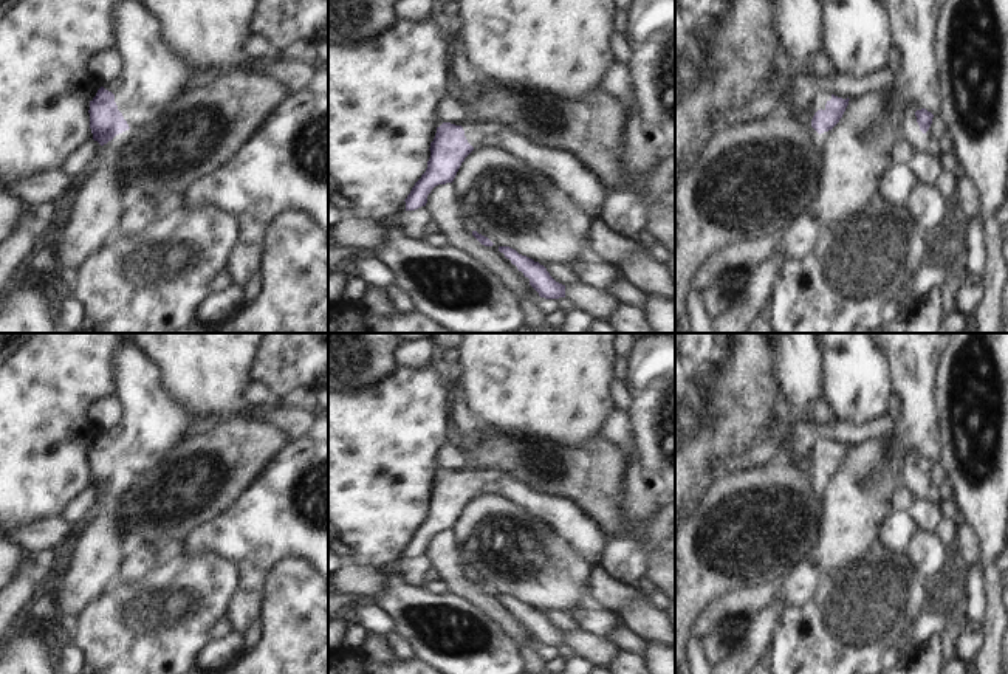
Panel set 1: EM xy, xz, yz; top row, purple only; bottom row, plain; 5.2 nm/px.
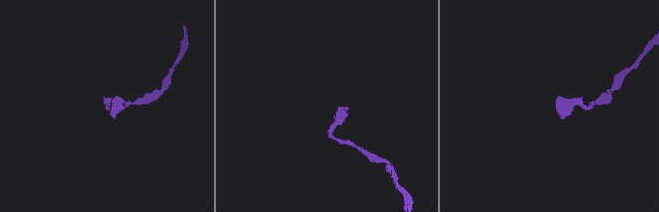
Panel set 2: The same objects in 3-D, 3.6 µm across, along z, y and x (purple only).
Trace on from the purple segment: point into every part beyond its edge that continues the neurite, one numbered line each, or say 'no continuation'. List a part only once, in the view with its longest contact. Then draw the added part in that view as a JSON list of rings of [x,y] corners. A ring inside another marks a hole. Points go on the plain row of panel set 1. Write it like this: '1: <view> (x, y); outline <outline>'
1: xy (152, 423); outline [[[129,339],[115,353],[113,397],[122,409],[115,449],[130,476],[164,459],[194,421],[164,389],[159,369]]]

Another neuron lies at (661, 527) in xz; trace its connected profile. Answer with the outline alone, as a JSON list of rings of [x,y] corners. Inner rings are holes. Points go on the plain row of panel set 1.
[[[675,507],[653,514],[646,525],[646,533],[655,545],[675,555]]]

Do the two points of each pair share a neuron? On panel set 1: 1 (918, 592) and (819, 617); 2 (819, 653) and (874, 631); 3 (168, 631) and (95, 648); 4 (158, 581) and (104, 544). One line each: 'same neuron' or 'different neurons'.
1: same neuron
2: same neuron
3: same neuron
4: different neurons

